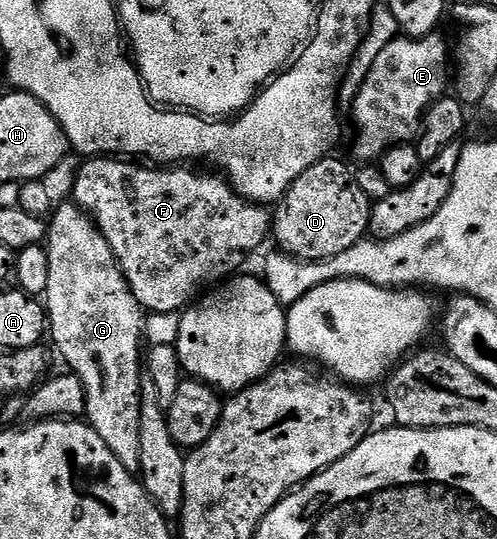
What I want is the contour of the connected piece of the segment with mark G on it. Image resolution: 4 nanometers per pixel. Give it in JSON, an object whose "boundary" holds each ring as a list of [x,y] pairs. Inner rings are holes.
{"boundary":[[[74,201],[54,208],[47,223],[45,240],[49,261],[49,283],[45,294],[45,310],[49,324],[49,339],[55,342],[54,350],[68,363],[70,374],[85,385],[87,398],[86,422],[109,445],[113,457],[132,473],[138,472],[141,461],[141,381],[139,371],[139,342],[144,342],[145,312],[127,284],[119,268],[109,241],[99,232],[95,220]]]}

